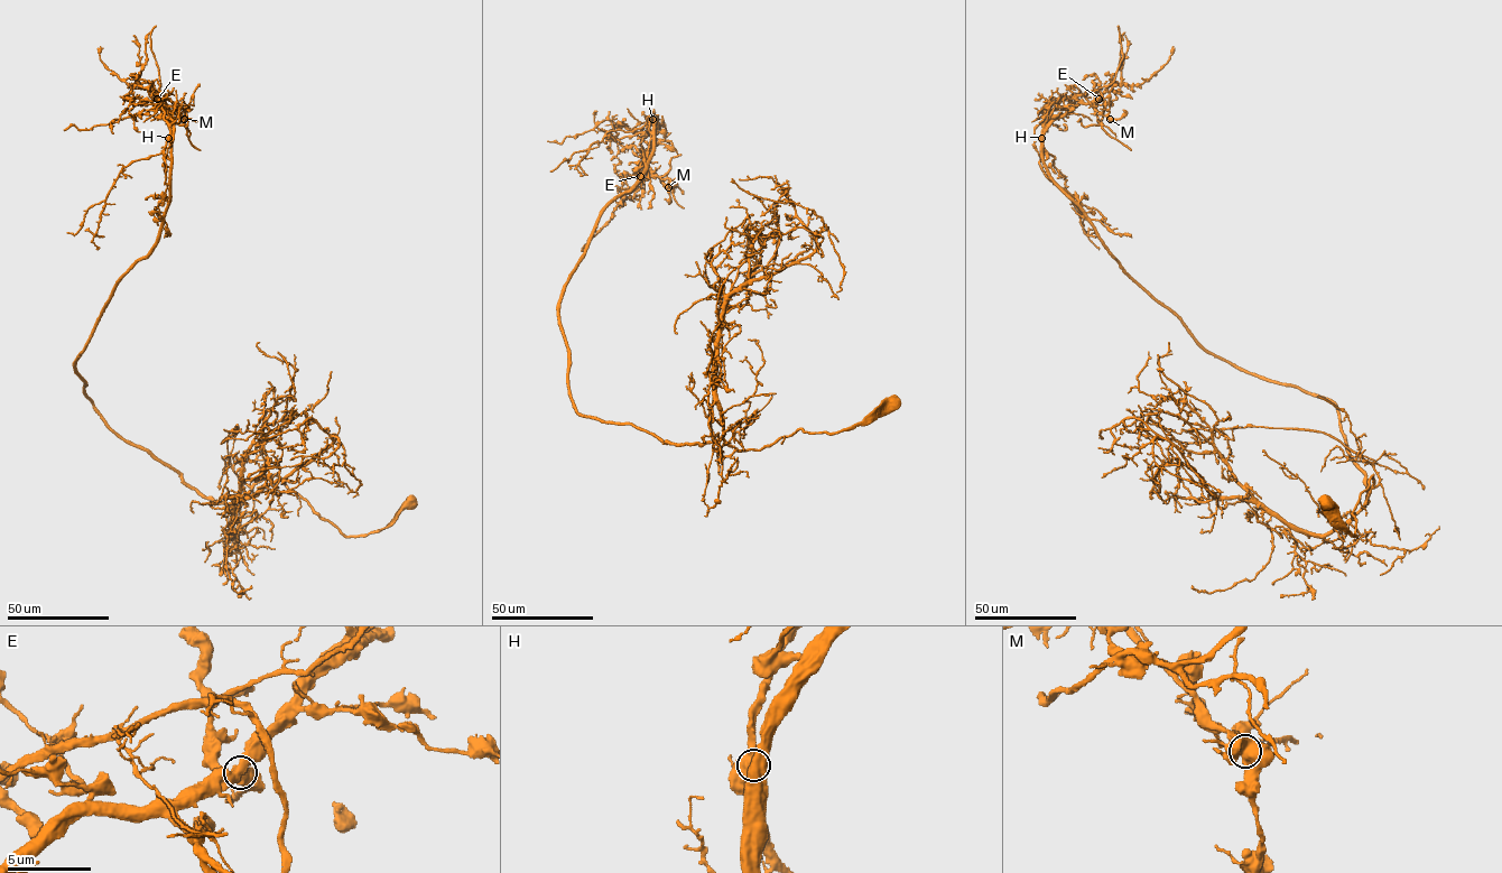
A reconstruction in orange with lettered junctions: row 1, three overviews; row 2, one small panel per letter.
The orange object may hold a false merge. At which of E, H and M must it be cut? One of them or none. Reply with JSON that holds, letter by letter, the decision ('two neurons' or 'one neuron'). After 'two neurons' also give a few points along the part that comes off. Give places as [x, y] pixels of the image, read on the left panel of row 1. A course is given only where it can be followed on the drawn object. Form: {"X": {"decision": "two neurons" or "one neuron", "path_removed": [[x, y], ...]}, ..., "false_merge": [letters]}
{"E": {"decision": "one neuron"}, "H": {"decision": "two neurons", "path_removed": [[168, 138], [159, 90], [164, 118], [185, 127], [191, 144], [200, 150]]}, "M": {"decision": "one neuron"}, "false_merge": ["H"]}

